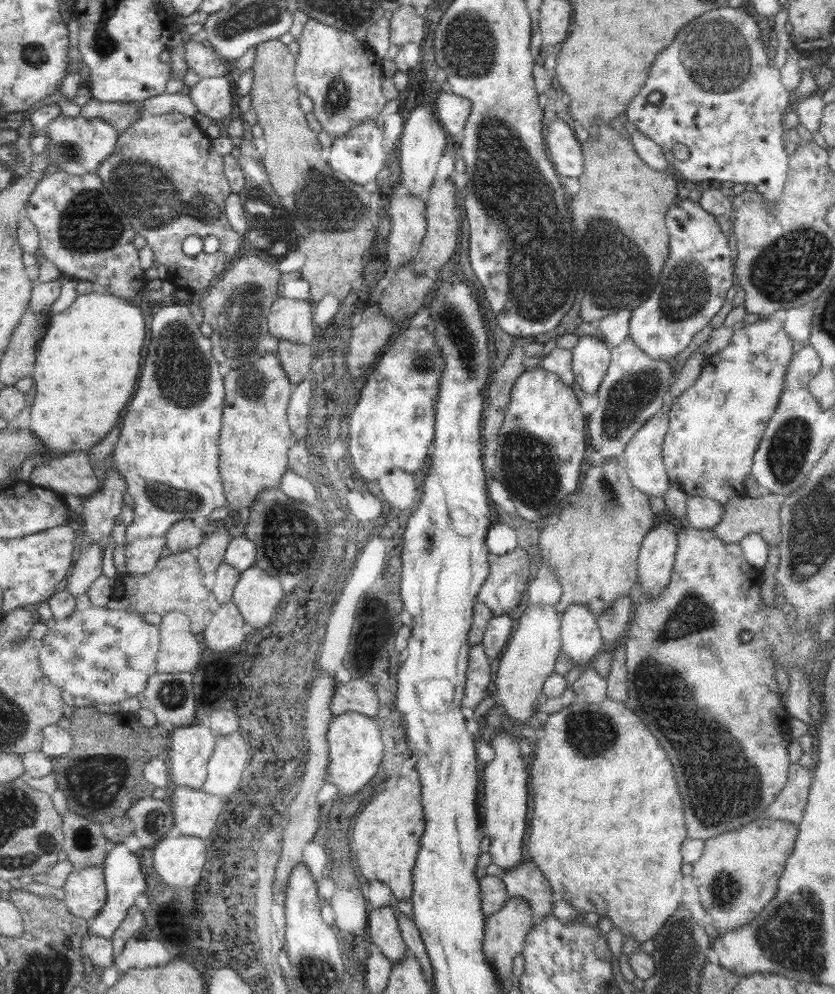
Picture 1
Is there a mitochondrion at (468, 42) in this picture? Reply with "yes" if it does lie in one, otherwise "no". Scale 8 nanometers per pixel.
yes

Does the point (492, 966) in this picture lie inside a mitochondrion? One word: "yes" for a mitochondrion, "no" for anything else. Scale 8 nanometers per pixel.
no

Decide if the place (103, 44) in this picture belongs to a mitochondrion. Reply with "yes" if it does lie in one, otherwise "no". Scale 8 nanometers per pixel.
yes

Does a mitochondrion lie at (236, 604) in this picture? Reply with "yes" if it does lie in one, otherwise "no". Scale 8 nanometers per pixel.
no

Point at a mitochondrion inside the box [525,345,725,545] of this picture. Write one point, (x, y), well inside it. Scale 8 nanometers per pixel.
(629, 396)

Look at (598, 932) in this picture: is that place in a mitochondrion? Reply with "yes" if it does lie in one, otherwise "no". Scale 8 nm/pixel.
no

